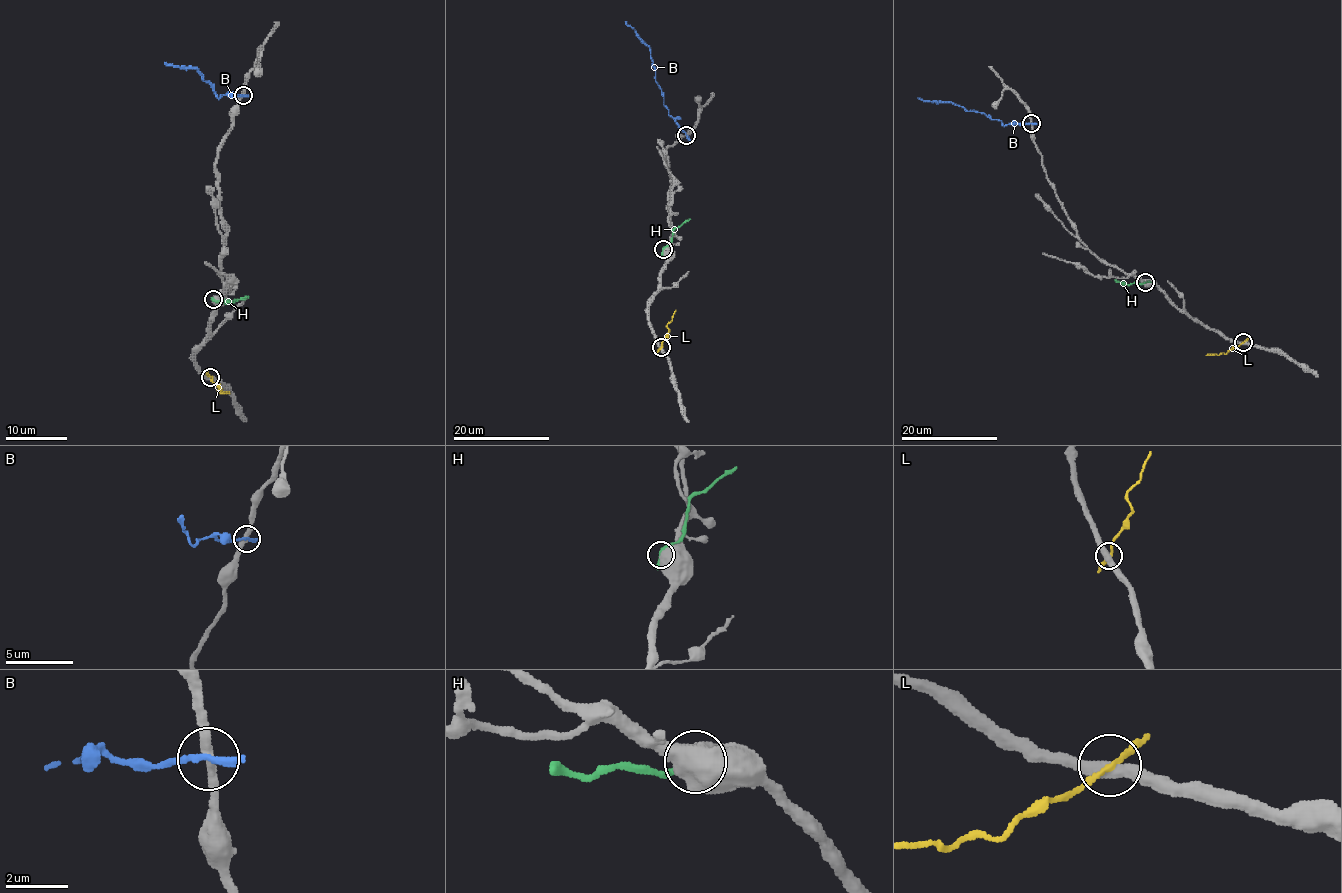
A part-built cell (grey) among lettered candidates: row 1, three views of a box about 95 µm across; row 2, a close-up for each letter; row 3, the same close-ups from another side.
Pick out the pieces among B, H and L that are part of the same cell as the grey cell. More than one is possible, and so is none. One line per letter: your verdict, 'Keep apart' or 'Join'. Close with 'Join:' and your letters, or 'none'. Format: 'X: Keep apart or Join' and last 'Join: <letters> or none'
B: Keep apart
H: Keep apart
L: Keep apart
Join: none

